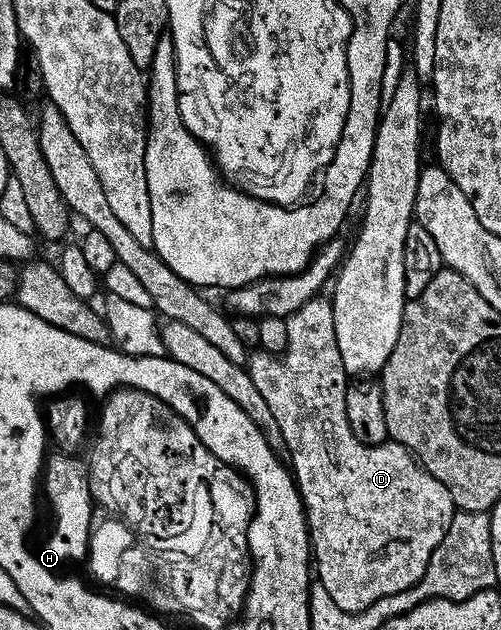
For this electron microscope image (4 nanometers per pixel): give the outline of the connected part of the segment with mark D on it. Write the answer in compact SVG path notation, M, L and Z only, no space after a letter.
M320 296L309 300L309 304L301 305L290 317L287 323L287 347L283 350L281 357L267 353L259 348L248 357L245 365L251 374L253 384L257 384L257 392L261 392L261 397L265 404L269 404L269 409L273 412L273 417L277 419L277 428L281 428L281 436L287 445L286 457L291 457L289 461L290 469L293 471L296 486L299 487L299 494L303 497L303 510L307 513L307 531L311 533L311 553L313 555L313 570L317 575L318 585L323 586L329 592L329 597L333 599L344 612L359 614L363 610L368 610L377 600L391 600L394 594L403 594L410 586L419 586L421 576L425 576L425 568L429 568L429 556L445 540L445 532L449 532L449 524L453 520L457 509L453 496L449 496L449 488L441 484L427 470L423 469L415 460L415 455L411 454L401 444L390 440L379 443L376 446L366 446L349 428L349 422L345 414L345 396L349 385L349 375L345 364L341 364L341 352L337 349L337 332L333 332L333 308L326 297Z

